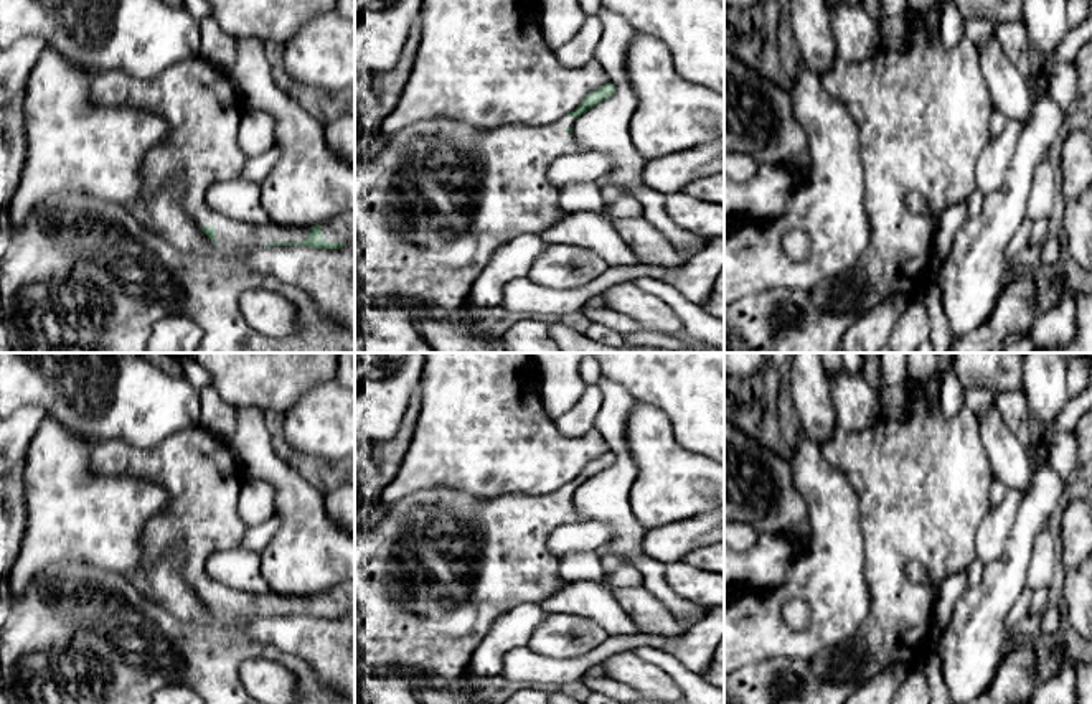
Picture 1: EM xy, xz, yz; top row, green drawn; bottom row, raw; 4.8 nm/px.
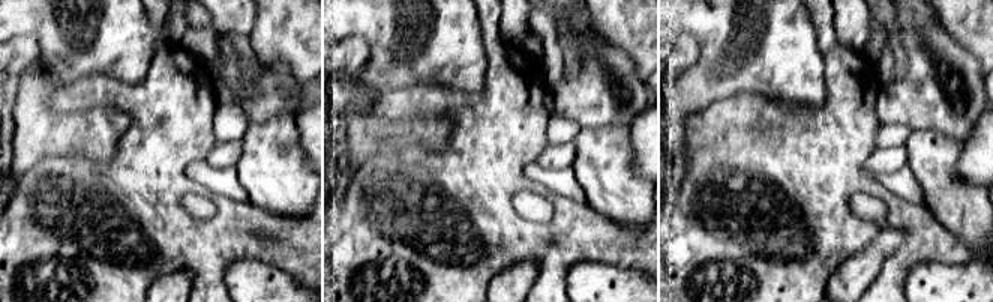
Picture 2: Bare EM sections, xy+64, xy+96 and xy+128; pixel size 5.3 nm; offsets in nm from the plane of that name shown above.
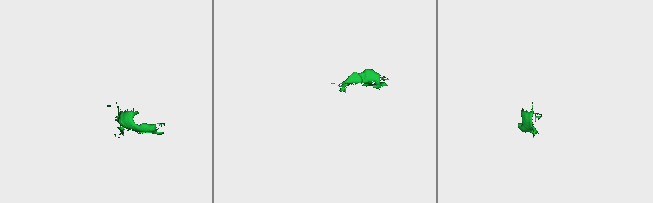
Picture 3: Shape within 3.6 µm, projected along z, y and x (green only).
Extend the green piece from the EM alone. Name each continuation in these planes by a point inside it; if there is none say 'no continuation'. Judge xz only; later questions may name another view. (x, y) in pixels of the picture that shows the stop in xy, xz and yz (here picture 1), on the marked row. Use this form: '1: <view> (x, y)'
1: xz (431, 208)

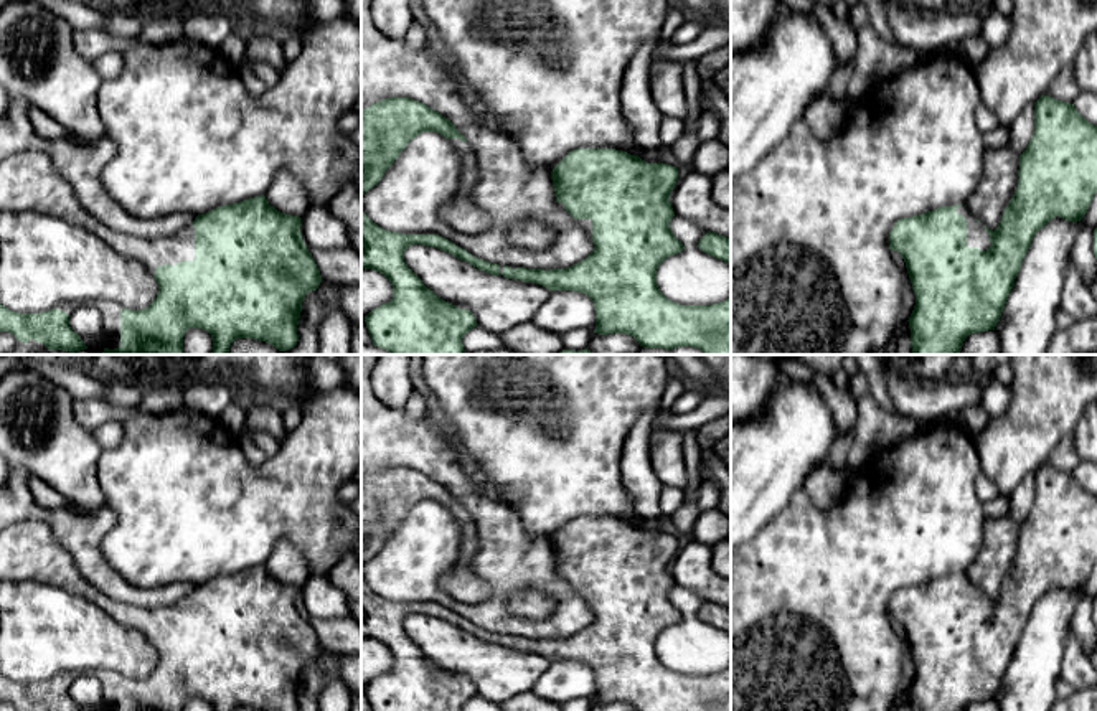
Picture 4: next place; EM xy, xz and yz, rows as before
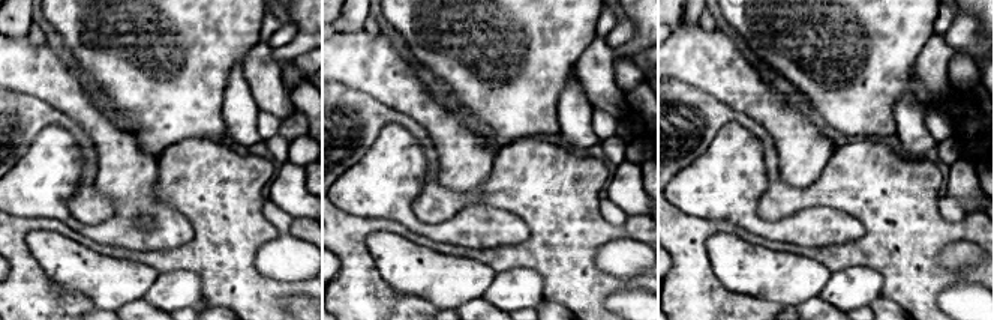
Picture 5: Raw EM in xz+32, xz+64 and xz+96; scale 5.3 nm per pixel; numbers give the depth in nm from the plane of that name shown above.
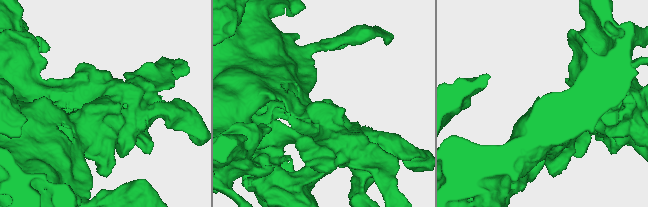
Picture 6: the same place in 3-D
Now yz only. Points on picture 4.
1: yz (977, 236)

